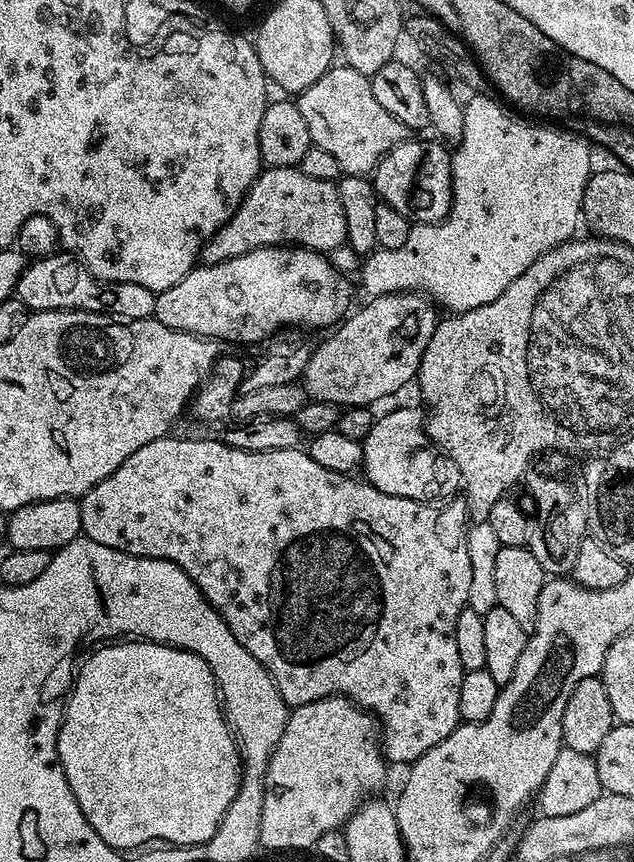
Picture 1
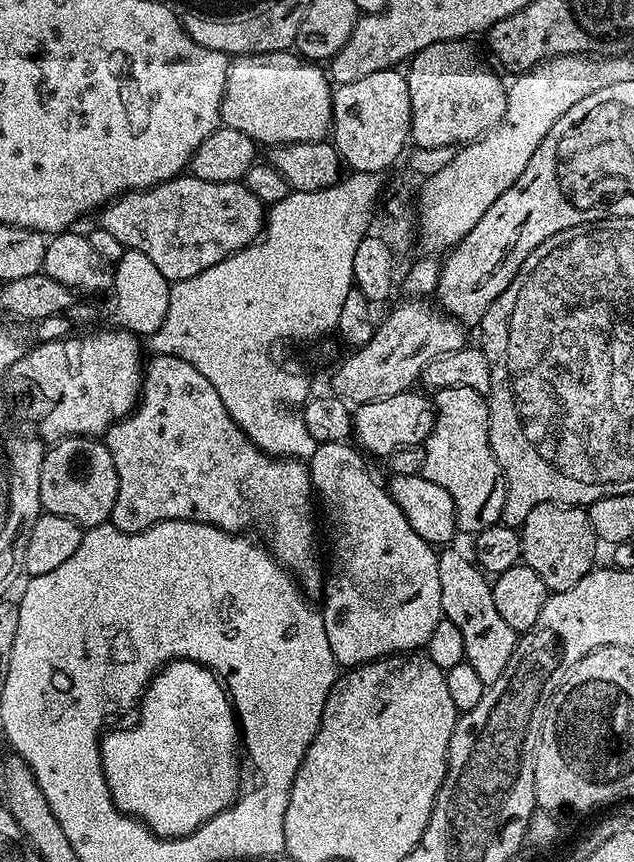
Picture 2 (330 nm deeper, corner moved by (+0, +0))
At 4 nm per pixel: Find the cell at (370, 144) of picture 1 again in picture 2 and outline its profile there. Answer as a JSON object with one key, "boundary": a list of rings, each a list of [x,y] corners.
{"boundary":[[[292,50],[235,57],[228,65],[226,90],[220,107],[223,127],[242,130],[242,134],[246,134],[260,146],[279,146],[325,139],[332,127],[334,88],[330,83],[329,73],[325,69],[323,72],[320,68],[323,67],[319,63],[309,62]]]}

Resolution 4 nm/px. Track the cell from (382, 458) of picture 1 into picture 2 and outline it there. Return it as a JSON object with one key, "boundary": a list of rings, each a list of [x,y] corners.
{"boundary":[[[442,388],[435,393],[436,421],[428,439],[424,441],[424,470],[422,475],[430,482],[438,482],[454,498],[456,527],[461,533],[475,534],[501,523],[500,515],[506,502],[504,475],[492,453],[488,437],[488,402],[483,392],[472,388]]]}

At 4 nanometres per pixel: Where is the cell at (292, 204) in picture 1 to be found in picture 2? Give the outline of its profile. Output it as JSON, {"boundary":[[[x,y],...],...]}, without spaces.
{"boundary":[[[181,174],[164,184],[156,185],[154,188],[125,192],[123,196],[116,197],[112,203],[105,204],[99,216],[98,227],[102,230],[110,230],[110,234],[114,234],[114,238],[118,238],[118,242],[122,242],[125,249],[133,248],[139,252],[144,252],[146,258],[150,258],[150,262],[154,262],[154,266],[158,266],[158,270],[162,270],[162,274],[169,282],[175,282],[194,278],[198,274],[202,274],[202,270],[210,270],[210,266],[218,266],[218,262],[222,262],[227,256],[233,256],[235,252],[240,252],[242,249],[249,248],[250,245],[255,244],[264,230],[266,206],[261,200],[254,198],[254,194],[250,194],[250,190],[242,182],[206,182],[202,178],[191,174]]]}

